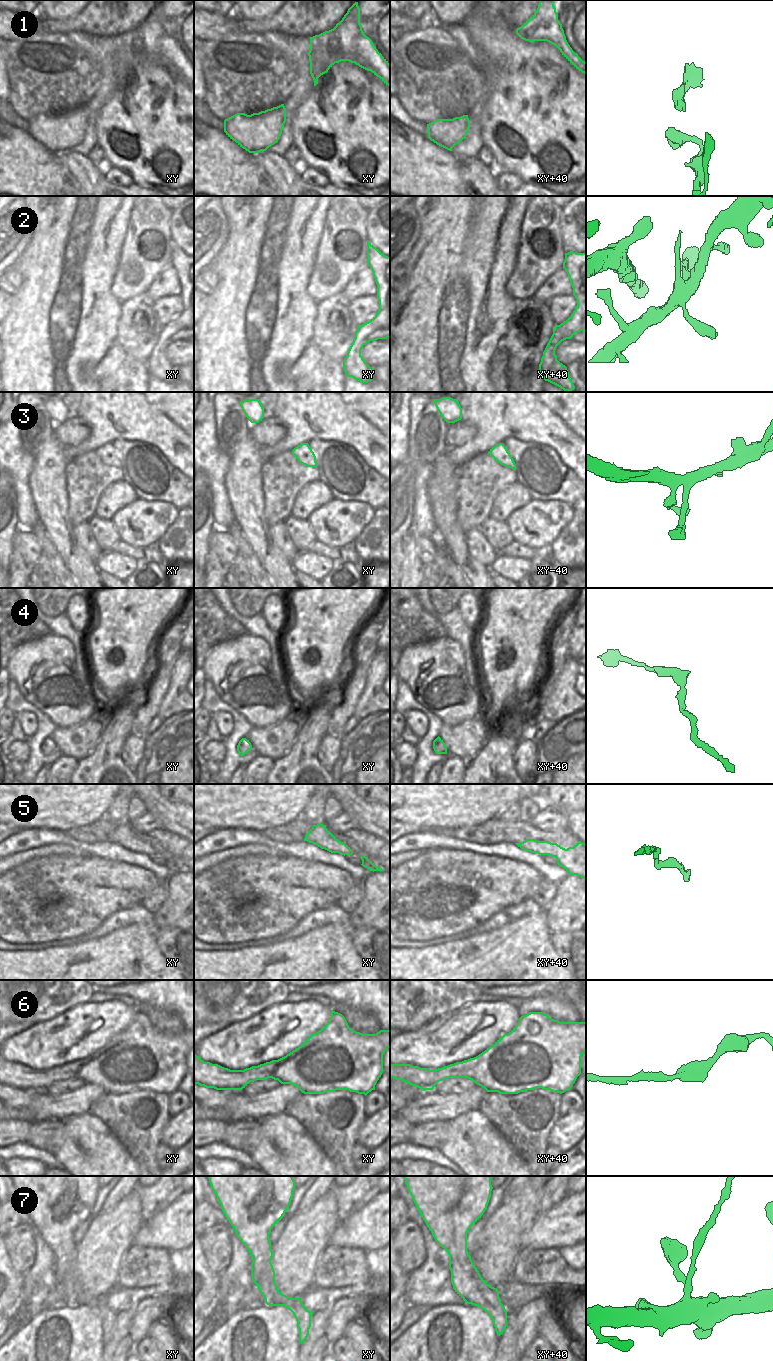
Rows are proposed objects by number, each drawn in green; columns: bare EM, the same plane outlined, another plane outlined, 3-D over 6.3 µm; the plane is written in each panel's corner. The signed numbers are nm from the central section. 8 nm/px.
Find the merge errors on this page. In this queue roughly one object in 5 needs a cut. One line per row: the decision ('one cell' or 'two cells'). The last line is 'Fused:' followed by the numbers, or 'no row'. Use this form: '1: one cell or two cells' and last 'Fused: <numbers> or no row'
1: one cell
2: one cell
3: one cell
4: one cell
5: one cell
6: one cell
7: one cell
Fused: no row

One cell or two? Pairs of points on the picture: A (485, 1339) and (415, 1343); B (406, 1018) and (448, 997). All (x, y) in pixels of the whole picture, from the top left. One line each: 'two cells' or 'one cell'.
A: one cell
B: one cell

